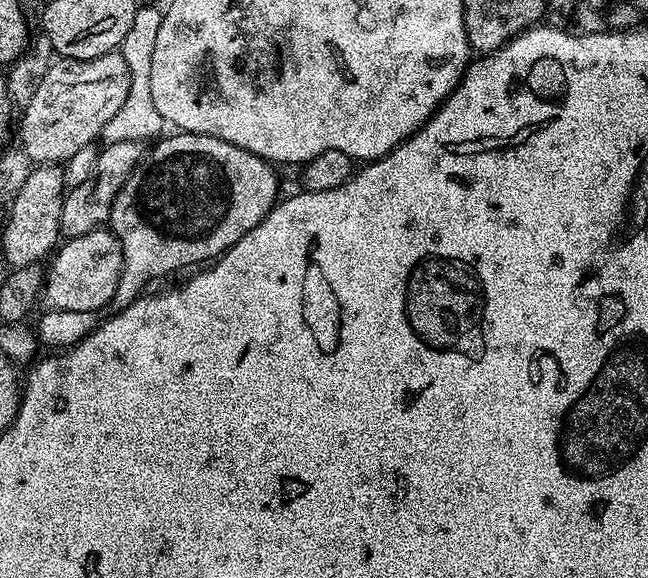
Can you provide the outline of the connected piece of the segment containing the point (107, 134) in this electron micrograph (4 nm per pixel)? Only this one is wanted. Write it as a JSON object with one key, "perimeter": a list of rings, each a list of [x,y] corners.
{"perimeter":[[[137,7],[130,31],[126,33],[126,38],[122,38],[118,51],[128,67],[130,88],[126,94],[126,102],[122,102],[122,110],[118,110],[118,114],[114,114],[110,122],[106,122],[102,136],[107,143],[135,140],[152,142],[165,131],[163,128],[166,128],[166,121],[154,106],[154,94],[150,94],[150,62],[154,62],[154,41],[158,39],[163,17],[164,13],[159,7],[157,9]]]}

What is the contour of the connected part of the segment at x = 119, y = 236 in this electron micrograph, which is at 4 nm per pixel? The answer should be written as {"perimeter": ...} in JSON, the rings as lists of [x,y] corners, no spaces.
{"perimeter":[[[177,131],[172,135],[176,136],[165,135],[163,138],[157,139],[145,151],[144,159],[138,162],[138,166],[130,174],[130,178],[126,178],[122,190],[118,190],[118,194],[112,203],[110,231],[116,235],[116,240],[120,243],[122,262],[124,263],[120,281],[118,282],[118,290],[114,290],[114,298],[111,302],[111,307],[116,310],[130,306],[136,300],[137,296],[141,295],[142,290],[147,289],[144,287],[148,284],[148,276],[168,276],[171,272],[178,271],[179,268],[189,267],[188,269],[191,269],[193,266],[203,265],[205,262],[211,262],[216,257],[221,256],[226,249],[234,246],[234,242],[238,242],[238,238],[246,238],[246,234],[250,234],[250,230],[254,230],[254,226],[258,226],[258,222],[262,222],[262,218],[266,218],[266,214],[278,200],[276,191],[279,190],[280,184],[276,181],[277,169],[269,161],[263,160],[260,156],[250,154],[248,150],[242,150],[240,146],[234,146],[222,138],[203,136],[197,132],[181,131]]]}

